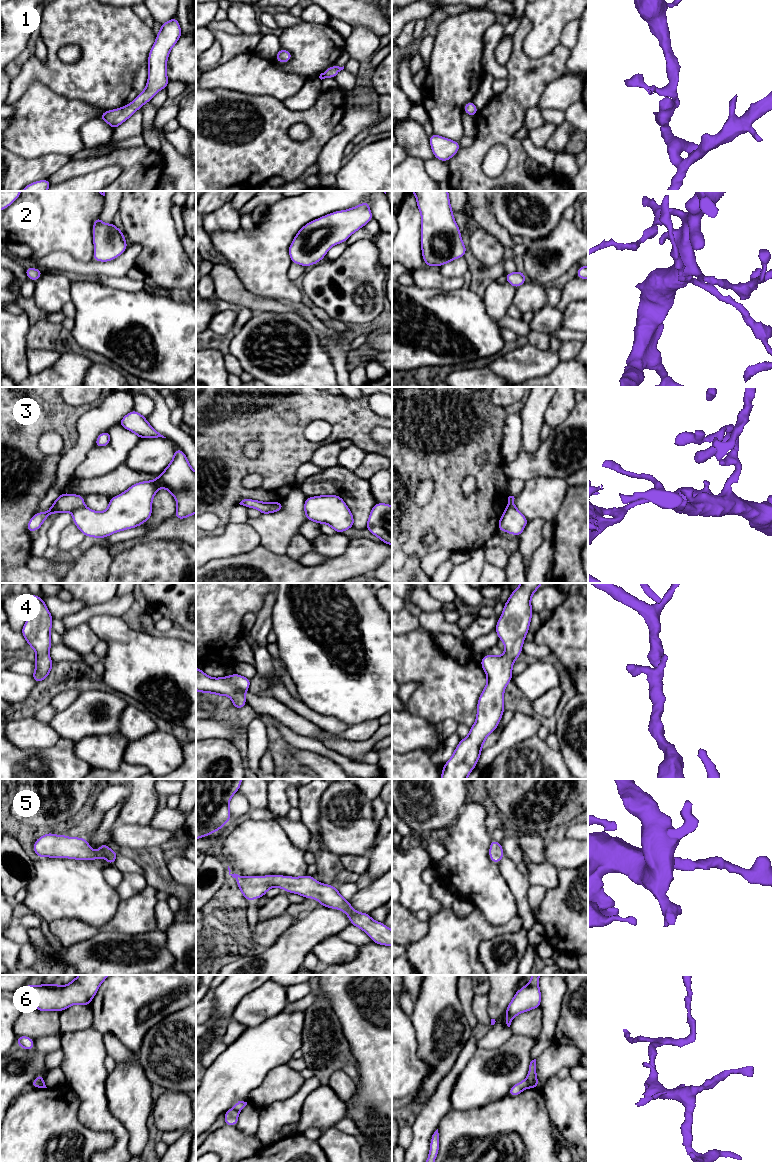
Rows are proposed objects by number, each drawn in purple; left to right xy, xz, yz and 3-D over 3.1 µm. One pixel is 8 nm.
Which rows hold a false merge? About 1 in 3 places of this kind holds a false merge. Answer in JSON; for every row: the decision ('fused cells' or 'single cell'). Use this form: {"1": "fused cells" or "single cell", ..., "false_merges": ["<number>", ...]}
{"1": "single cell", "2": "single cell", "3": "fused cells", "4": "single cell", "5": "single cell", "6": "fused cells", "false_merges": ["3", "6"]}

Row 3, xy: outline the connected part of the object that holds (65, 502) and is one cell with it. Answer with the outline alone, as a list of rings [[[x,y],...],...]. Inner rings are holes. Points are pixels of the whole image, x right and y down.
[[[63,492],[46,512],[35,513],[28,522],[26,529],[28,532],[38,531],[49,515],[53,513],[74,512],[84,507],[84,496],[77,494],[67,494]]]

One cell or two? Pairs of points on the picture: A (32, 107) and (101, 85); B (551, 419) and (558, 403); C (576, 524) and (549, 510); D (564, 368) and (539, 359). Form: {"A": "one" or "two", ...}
{"A": "two", "B": "one", "C": "two", "D": "two"}

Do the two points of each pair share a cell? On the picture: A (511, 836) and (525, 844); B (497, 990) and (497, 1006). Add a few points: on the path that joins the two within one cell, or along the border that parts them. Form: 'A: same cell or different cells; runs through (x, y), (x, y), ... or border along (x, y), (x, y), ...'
A: different cells; border along (518, 835), (518, 845), (528, 859)
B: same cell; runs through (497, 994), (497, 1002)

